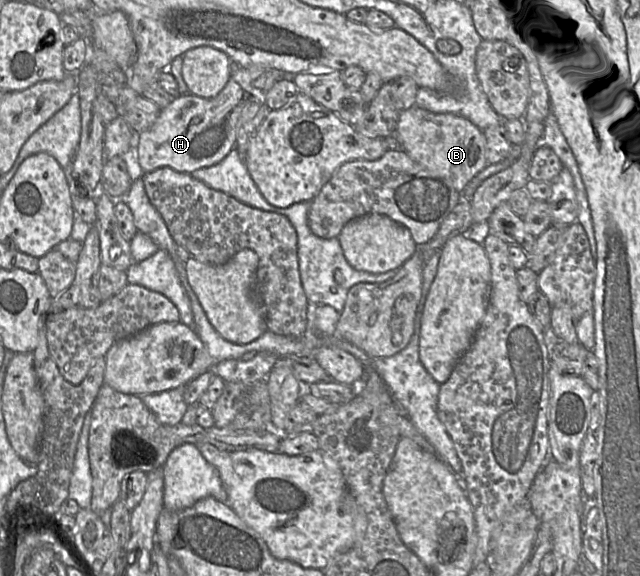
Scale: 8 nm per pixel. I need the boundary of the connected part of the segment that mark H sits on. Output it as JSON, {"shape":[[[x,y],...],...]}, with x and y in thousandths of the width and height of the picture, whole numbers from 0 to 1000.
{"shape":[[[414,116],[375,118],[373,123],[361,128],[353,149],[334,170],[314,170],[298,161],[272,170],[261,186],[252,189],[241,217],[217,233],[216,276],[223,299],[231,300],[261,290],[280,300],[298,302],[309,293],[341,285],[367,257],[372,189],[389,175],[414,181],[416,165],[431,142],[459,141],[459,134],[456,127],[434,127],[430,120]]]}

